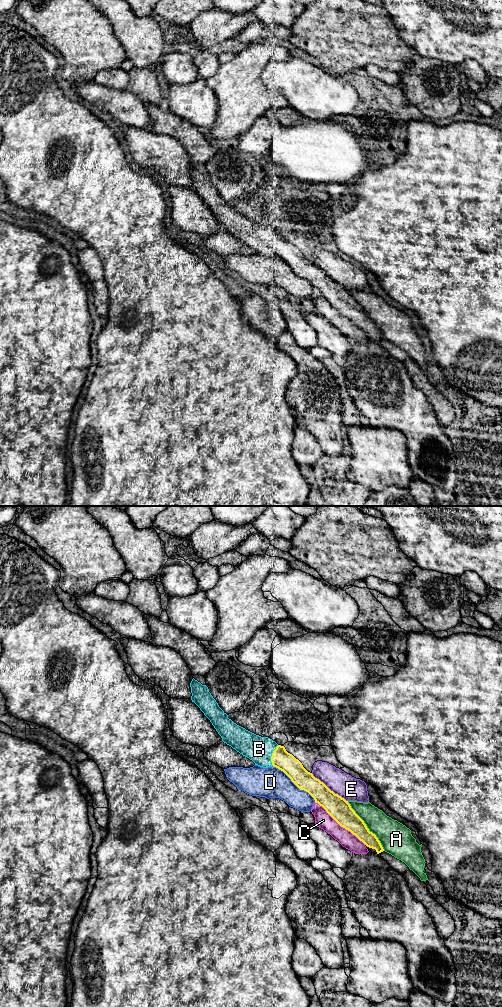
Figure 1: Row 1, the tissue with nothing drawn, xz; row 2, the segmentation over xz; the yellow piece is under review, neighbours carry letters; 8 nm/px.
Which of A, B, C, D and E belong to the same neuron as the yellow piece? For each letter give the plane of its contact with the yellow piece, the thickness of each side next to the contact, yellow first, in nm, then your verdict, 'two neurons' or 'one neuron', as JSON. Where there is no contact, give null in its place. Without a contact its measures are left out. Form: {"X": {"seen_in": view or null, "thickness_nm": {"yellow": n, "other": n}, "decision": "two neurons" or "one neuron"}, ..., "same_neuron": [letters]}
{"A": {"seen_in": "xz", "thickness_nm": {"yellow": 180, "other": 240}, "decision": "two neurons"}, "B": {"seen_in": "xz", "thickness_nm": {"yellow": 160, "other": 220}, "decision": "one neuron"}, "C": {"seen_in": "xz", "thickness_nm": {"yellow": 180, "other": 140}, "decision": "two neurons"}, "D": {"seen_in": "xz", "thickness_nm": {"yellow": 160, "other": 240}, "decision": "two neurons"}, "E": {"seen_in": "xz", "thickness_nm": {"yellow": 180, "other": 190}, "decision": "two neurons"}, "same_neuron": ["B"]}

